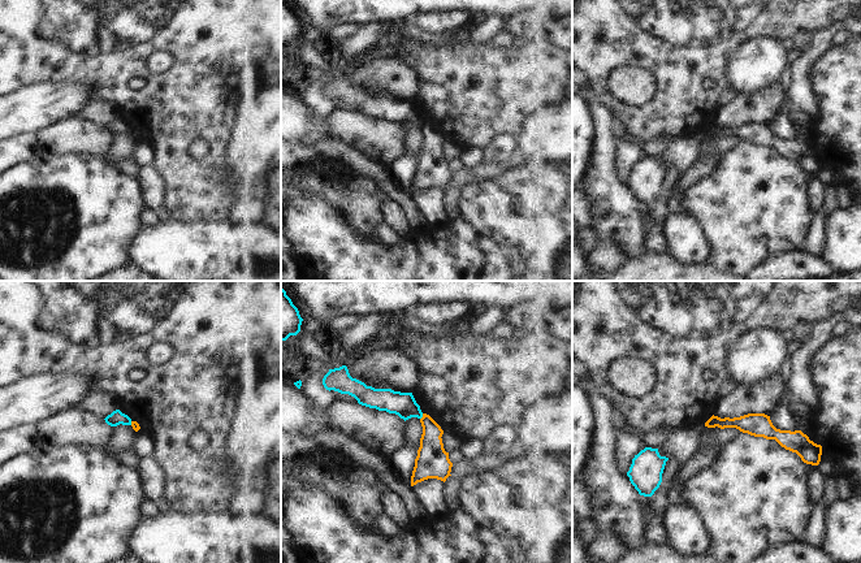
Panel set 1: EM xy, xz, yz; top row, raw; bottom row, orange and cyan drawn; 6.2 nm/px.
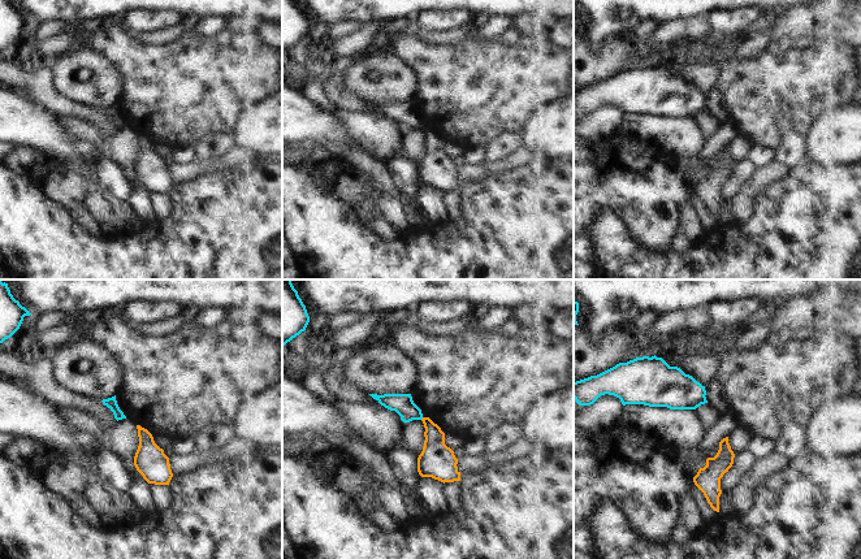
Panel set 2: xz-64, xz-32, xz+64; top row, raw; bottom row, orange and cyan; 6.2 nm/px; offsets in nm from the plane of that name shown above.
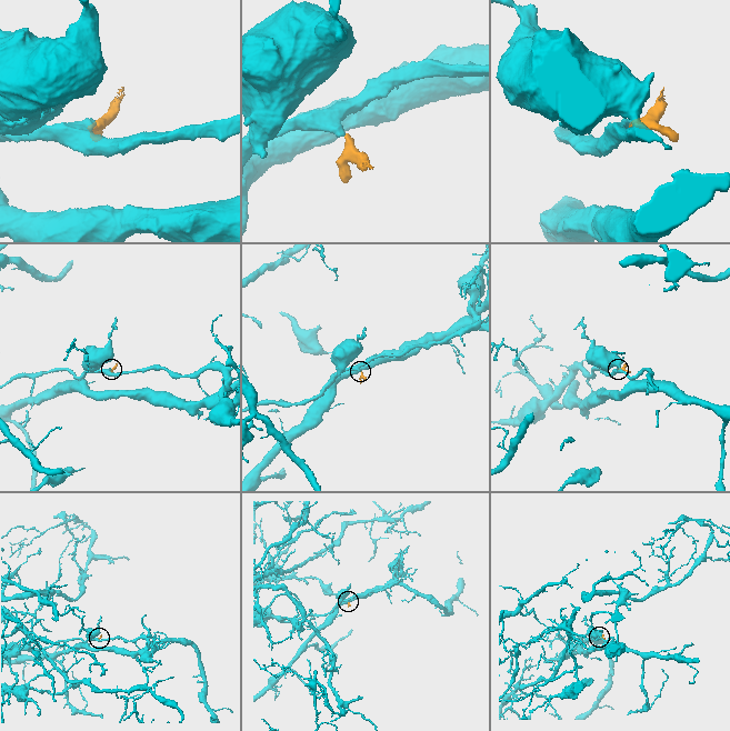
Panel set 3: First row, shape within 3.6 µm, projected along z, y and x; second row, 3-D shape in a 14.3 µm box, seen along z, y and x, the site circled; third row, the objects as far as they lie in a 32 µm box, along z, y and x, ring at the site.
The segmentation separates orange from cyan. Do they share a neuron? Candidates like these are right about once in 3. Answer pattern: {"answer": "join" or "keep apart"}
{"answer": "keep apart"}

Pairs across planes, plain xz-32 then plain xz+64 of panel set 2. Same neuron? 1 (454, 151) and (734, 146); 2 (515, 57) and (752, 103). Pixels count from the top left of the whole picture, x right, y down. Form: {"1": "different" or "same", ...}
{"1": "same", "2": "same"}

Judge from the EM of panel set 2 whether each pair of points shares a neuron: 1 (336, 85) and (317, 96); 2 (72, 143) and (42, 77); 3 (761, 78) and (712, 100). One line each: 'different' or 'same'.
1: different
2: different
3: different

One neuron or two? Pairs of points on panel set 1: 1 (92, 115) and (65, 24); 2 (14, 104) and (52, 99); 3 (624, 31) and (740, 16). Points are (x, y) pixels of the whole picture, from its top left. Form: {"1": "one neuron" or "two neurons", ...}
{"1": "two neurons", "2": "one neuron", "3": "one neuron"}

